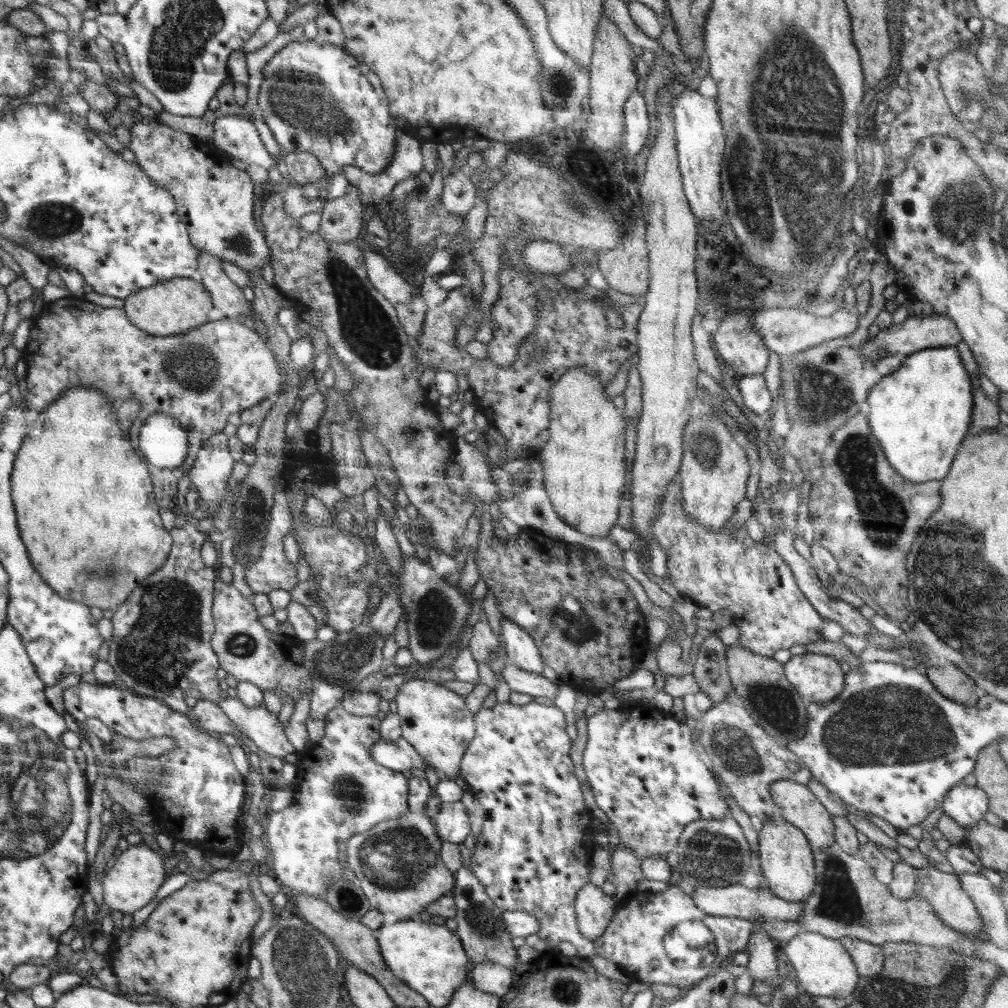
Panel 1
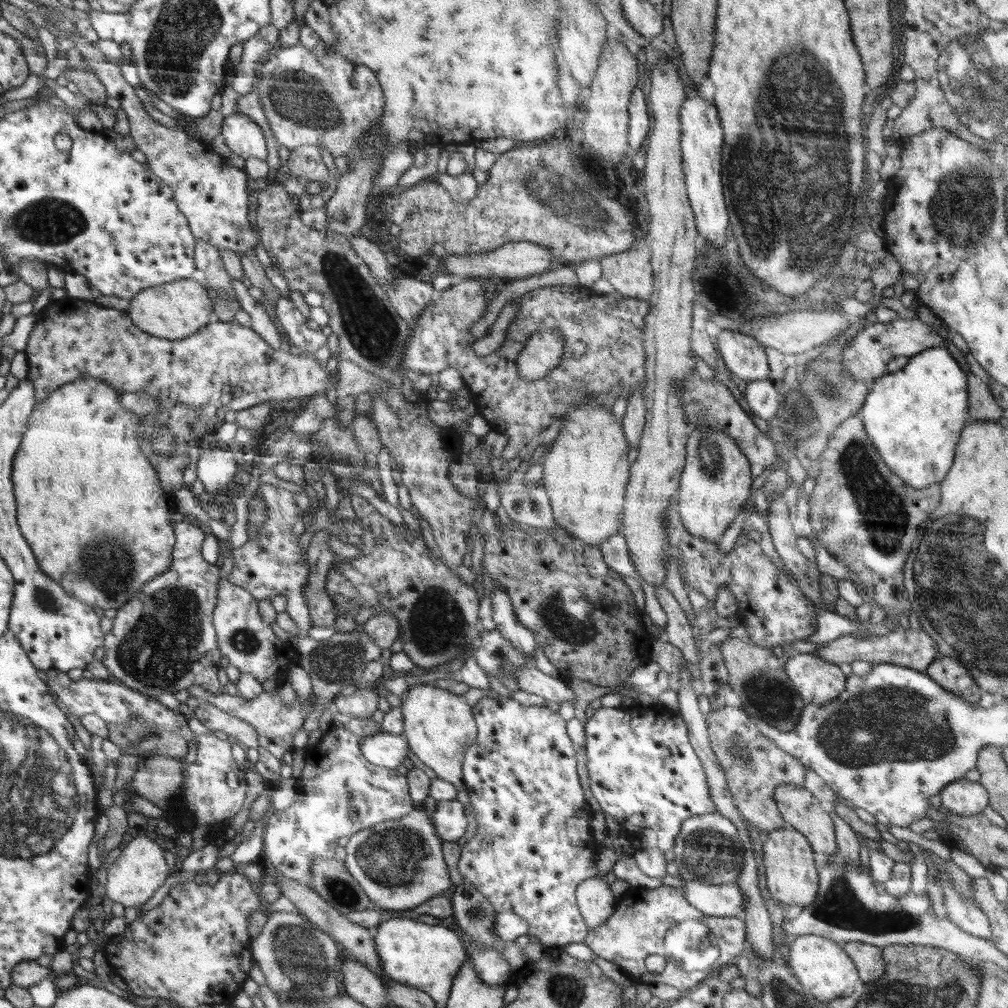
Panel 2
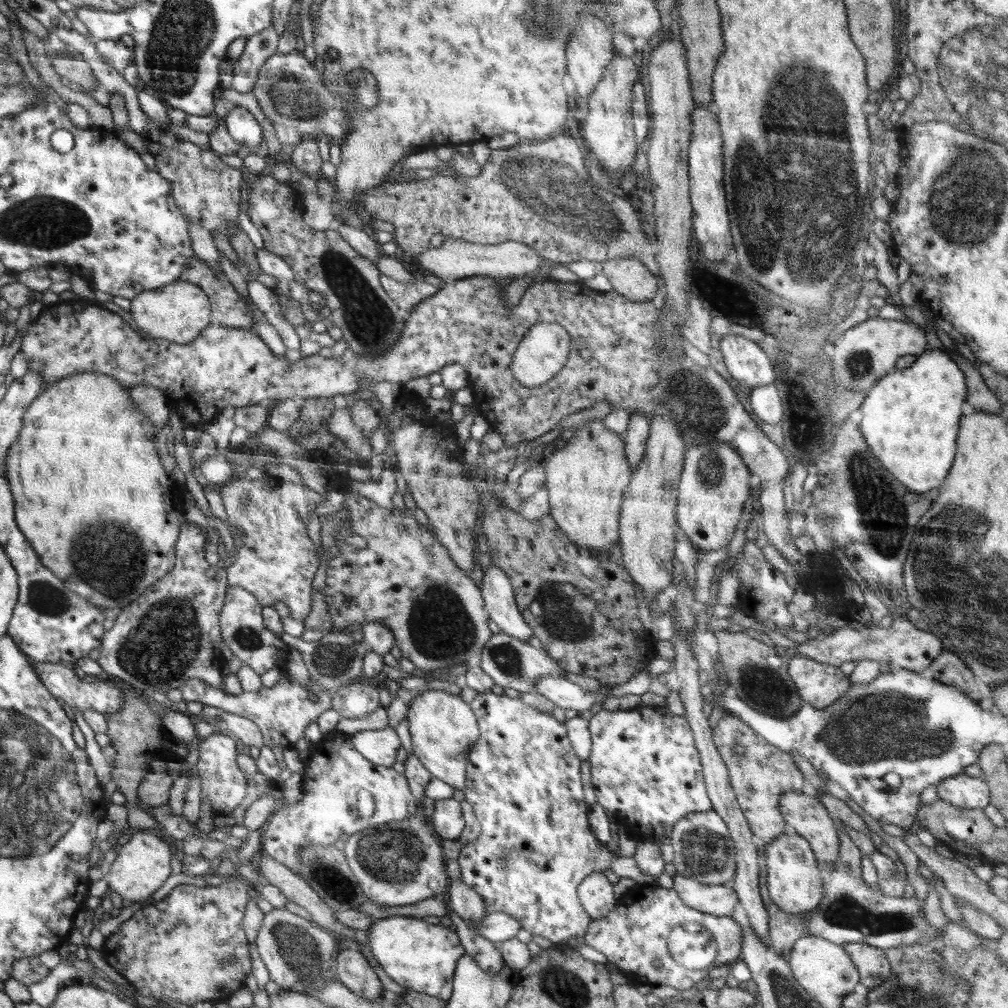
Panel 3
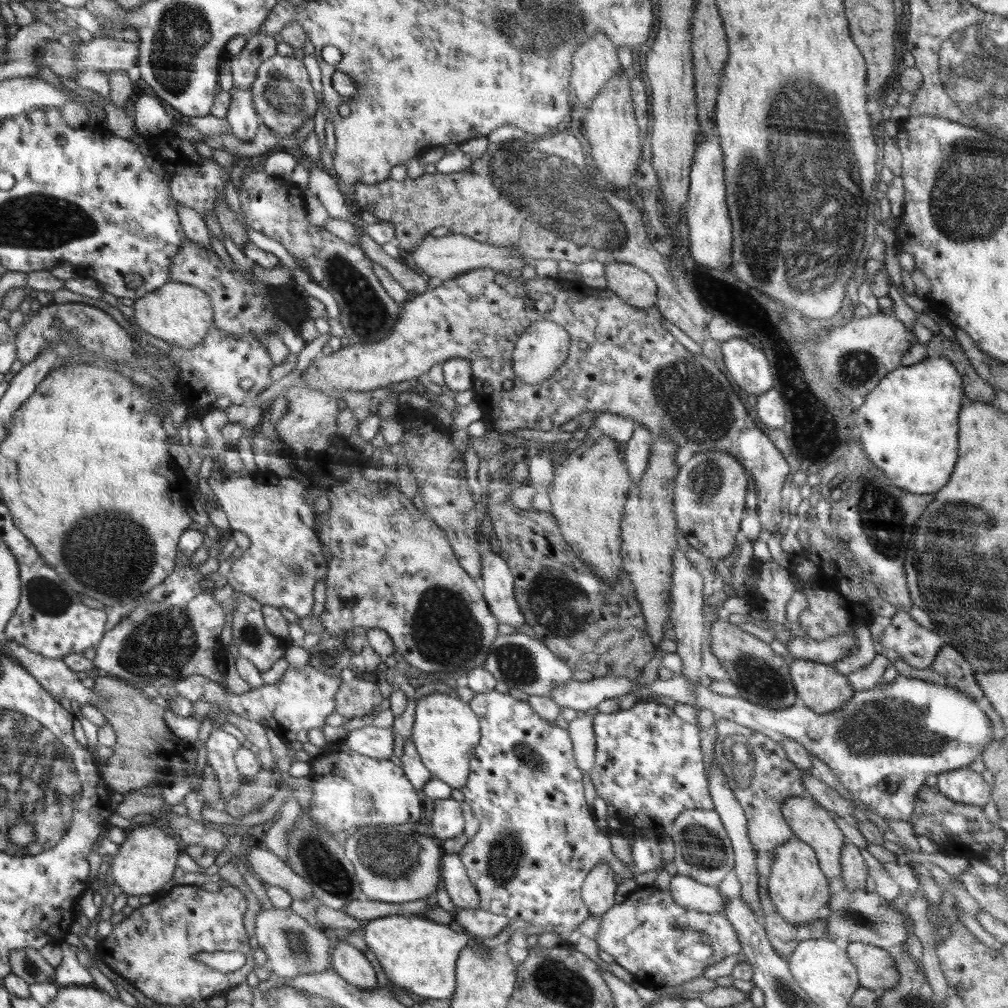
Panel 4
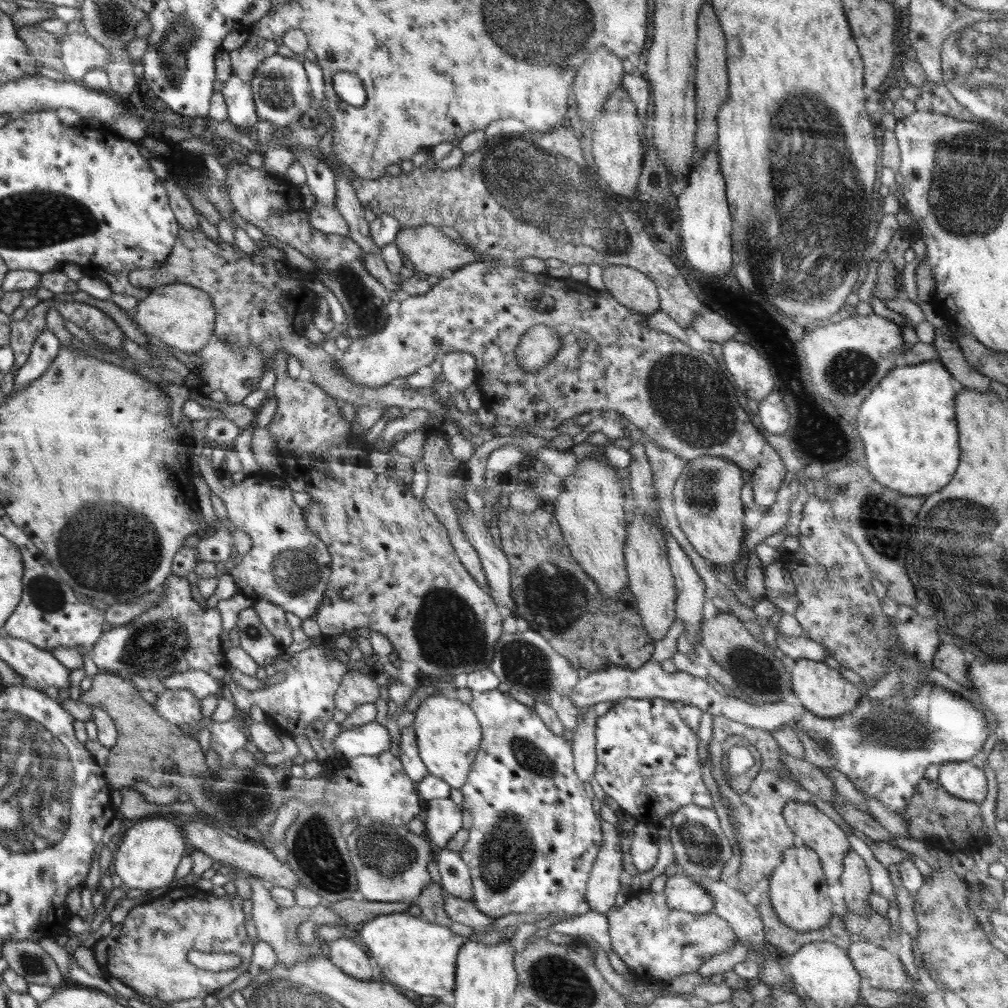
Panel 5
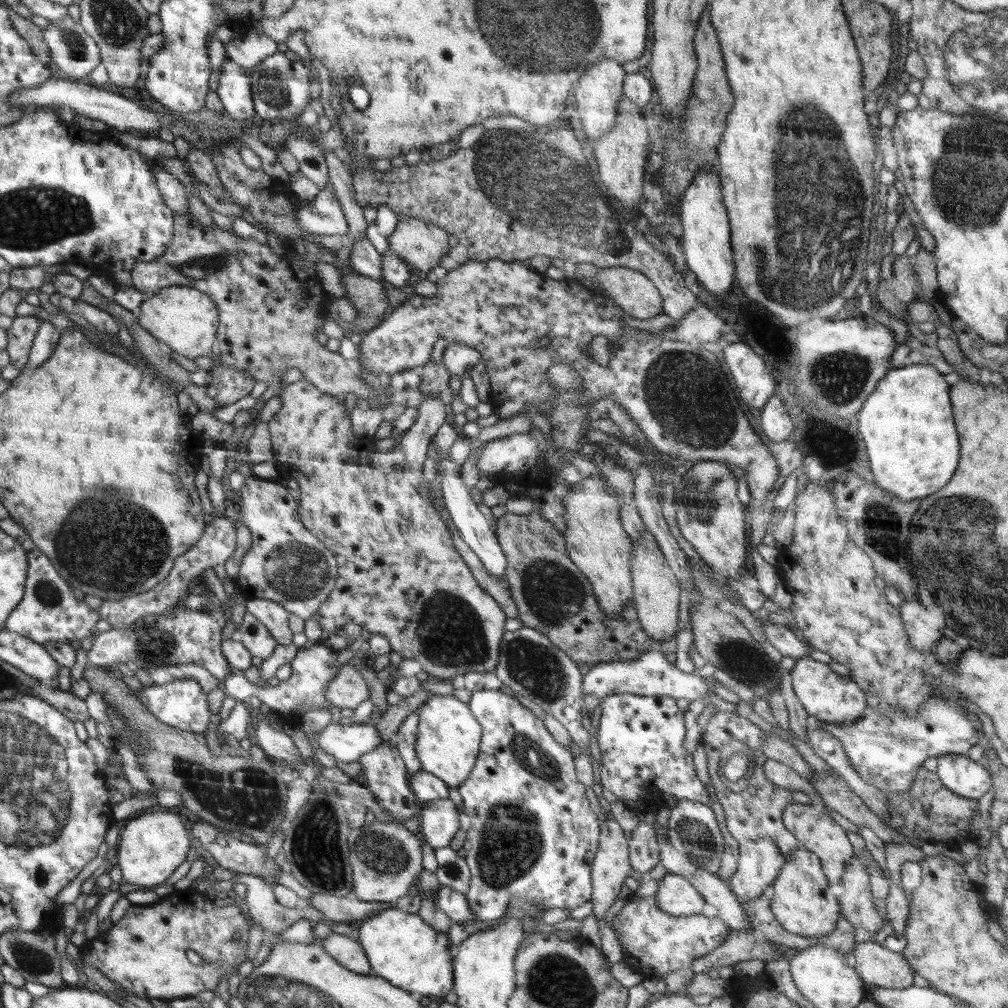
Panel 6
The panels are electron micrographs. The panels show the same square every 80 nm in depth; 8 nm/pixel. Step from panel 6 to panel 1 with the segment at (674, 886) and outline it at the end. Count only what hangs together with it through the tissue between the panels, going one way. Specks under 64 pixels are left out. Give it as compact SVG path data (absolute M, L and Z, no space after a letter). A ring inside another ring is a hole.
M738 883L723 887L697 885L694 887L694 891L690 897L695 902L695 905L706 914L748 920L755 919L756 917L764 917L767 920L798 921L799 916L803 913L804 904L804 902L788 902L783 898L778 898L767 887L752 889L746 887L746 885L739 885Z

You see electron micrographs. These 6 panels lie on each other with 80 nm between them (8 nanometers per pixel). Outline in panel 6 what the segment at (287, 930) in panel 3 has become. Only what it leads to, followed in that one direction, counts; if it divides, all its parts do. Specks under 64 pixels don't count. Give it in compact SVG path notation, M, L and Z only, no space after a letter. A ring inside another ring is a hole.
M245 875L241 881L246 884L245 903L249 906L251 920L261 924L264 931L277 936L296 920L323 921L323 912L313 906L301 904L301 906L288 908L282 906L275 897L272 883L262 877Z

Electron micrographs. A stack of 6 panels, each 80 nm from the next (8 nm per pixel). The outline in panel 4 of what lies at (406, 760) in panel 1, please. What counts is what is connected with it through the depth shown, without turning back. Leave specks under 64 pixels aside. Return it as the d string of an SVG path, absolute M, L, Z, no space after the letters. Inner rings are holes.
M364 726L352 730L345 737L348 749L369 759L390 760L394 752L394 734L391 728Z

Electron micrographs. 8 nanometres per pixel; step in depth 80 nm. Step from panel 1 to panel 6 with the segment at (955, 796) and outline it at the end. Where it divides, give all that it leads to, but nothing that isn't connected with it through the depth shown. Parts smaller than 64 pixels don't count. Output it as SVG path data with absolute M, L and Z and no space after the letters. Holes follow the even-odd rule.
M938 756L937 776L953 794L978 801L992 790L991 774L967 756Z

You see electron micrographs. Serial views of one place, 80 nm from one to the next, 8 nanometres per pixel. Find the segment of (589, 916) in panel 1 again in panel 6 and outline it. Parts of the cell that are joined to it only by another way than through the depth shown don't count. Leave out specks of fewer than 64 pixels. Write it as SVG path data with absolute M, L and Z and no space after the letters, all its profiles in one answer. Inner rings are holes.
M614 820L601 821L599 845L591 867L591 898L593 914L598 918L607 916L607 912L618 897L622 885L631 870L629 864L629 840L624 836L622 827Z

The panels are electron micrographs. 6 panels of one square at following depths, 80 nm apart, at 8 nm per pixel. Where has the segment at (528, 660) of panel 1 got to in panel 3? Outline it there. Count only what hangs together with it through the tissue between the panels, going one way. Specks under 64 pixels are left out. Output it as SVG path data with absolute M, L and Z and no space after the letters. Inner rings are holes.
M490 565L484 573L481 595L489 618L498 624L502 633L528 643L533 630L516 606L509 576L499 566Z

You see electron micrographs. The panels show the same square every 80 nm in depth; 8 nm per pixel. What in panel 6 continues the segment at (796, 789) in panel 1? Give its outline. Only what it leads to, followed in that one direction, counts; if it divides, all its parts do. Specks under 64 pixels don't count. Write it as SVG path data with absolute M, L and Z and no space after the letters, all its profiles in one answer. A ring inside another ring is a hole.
M794 804L787 806L783 812L783 823L800 842L800 847L816 854L822 864L823 873L829 884L841 882L846 871L846 865L852 859L853 846L846 836L846 831L840 827L820 806Z

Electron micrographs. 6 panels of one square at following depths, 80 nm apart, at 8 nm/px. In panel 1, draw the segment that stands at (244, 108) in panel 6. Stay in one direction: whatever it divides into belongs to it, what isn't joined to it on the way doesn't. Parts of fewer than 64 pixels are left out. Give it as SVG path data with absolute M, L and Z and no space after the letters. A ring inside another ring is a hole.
M241 116L217 117L214 122L212 142L248 165L258 165L269 171L274 157L267 151L253 122Z

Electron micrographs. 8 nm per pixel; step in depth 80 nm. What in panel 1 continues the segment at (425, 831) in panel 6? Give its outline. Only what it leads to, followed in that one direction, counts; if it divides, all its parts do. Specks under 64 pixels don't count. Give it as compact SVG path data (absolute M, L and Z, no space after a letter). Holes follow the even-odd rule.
M460 801L442 803L433 819L438 838L446 842L462 843L470 834L470 820L466 811Z

